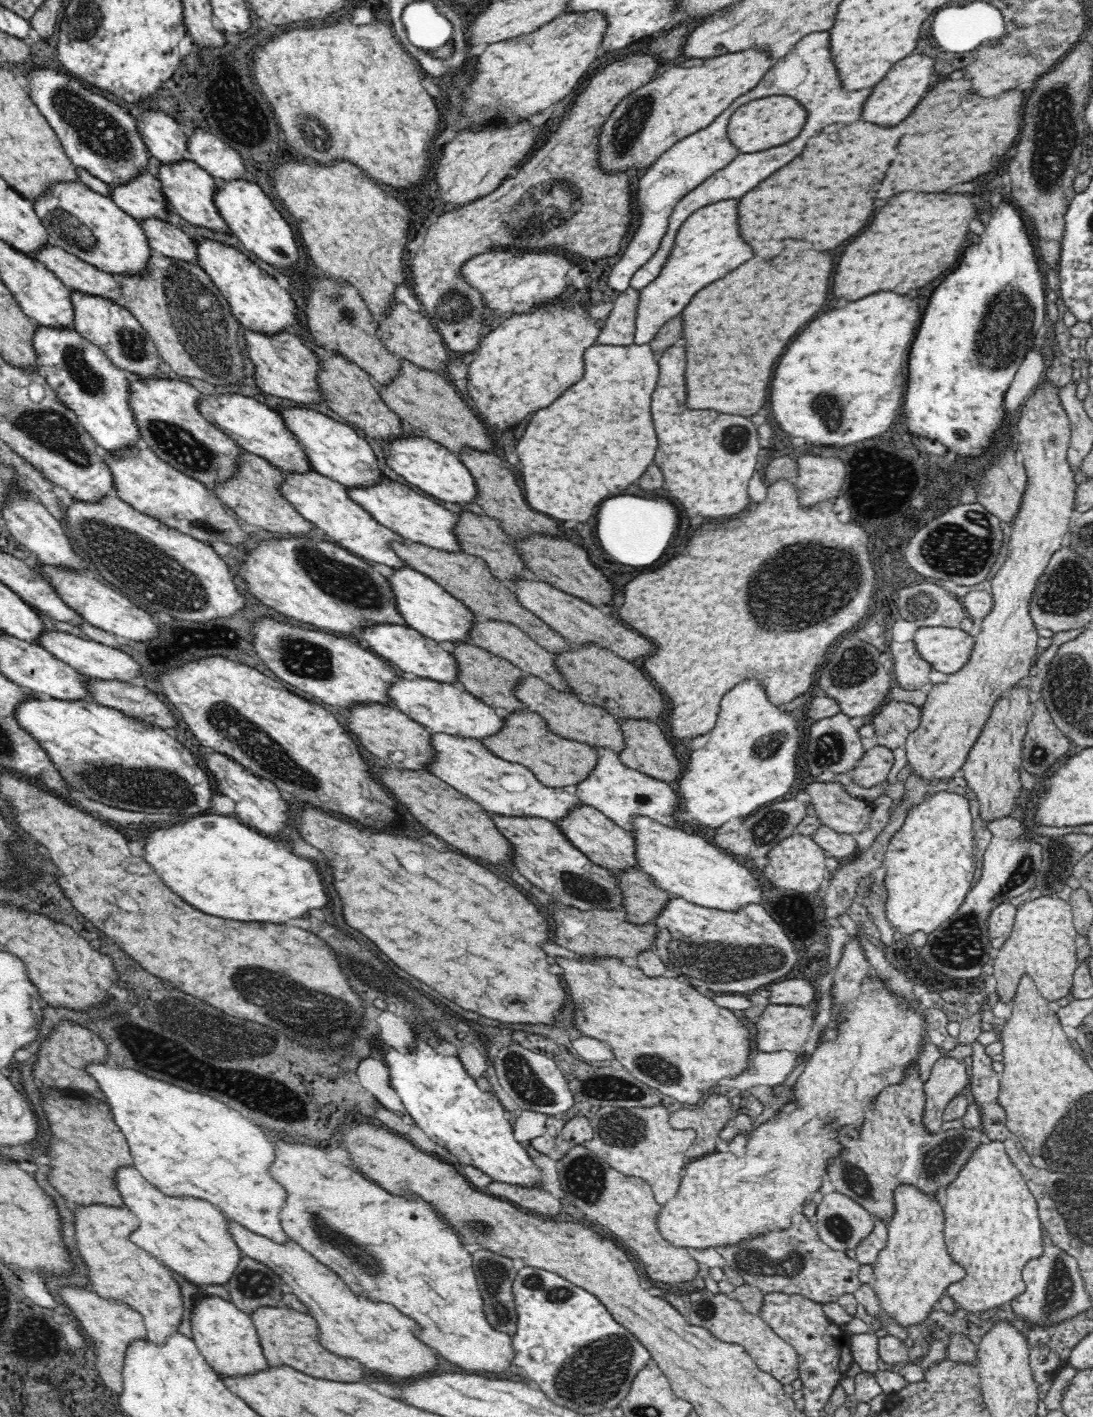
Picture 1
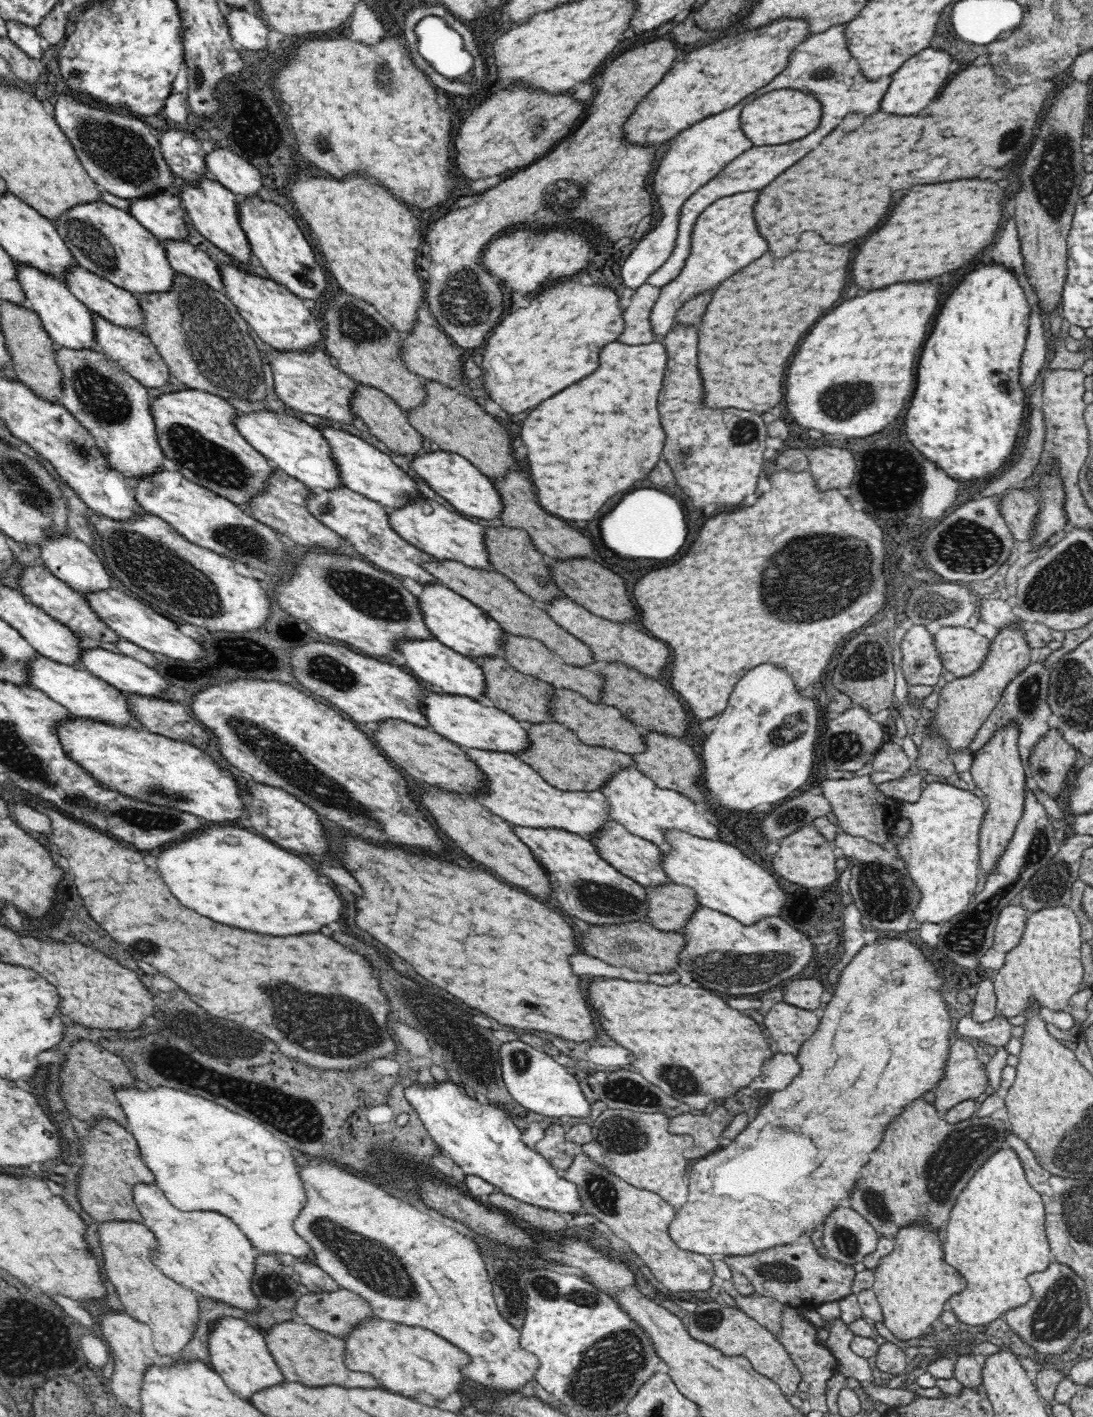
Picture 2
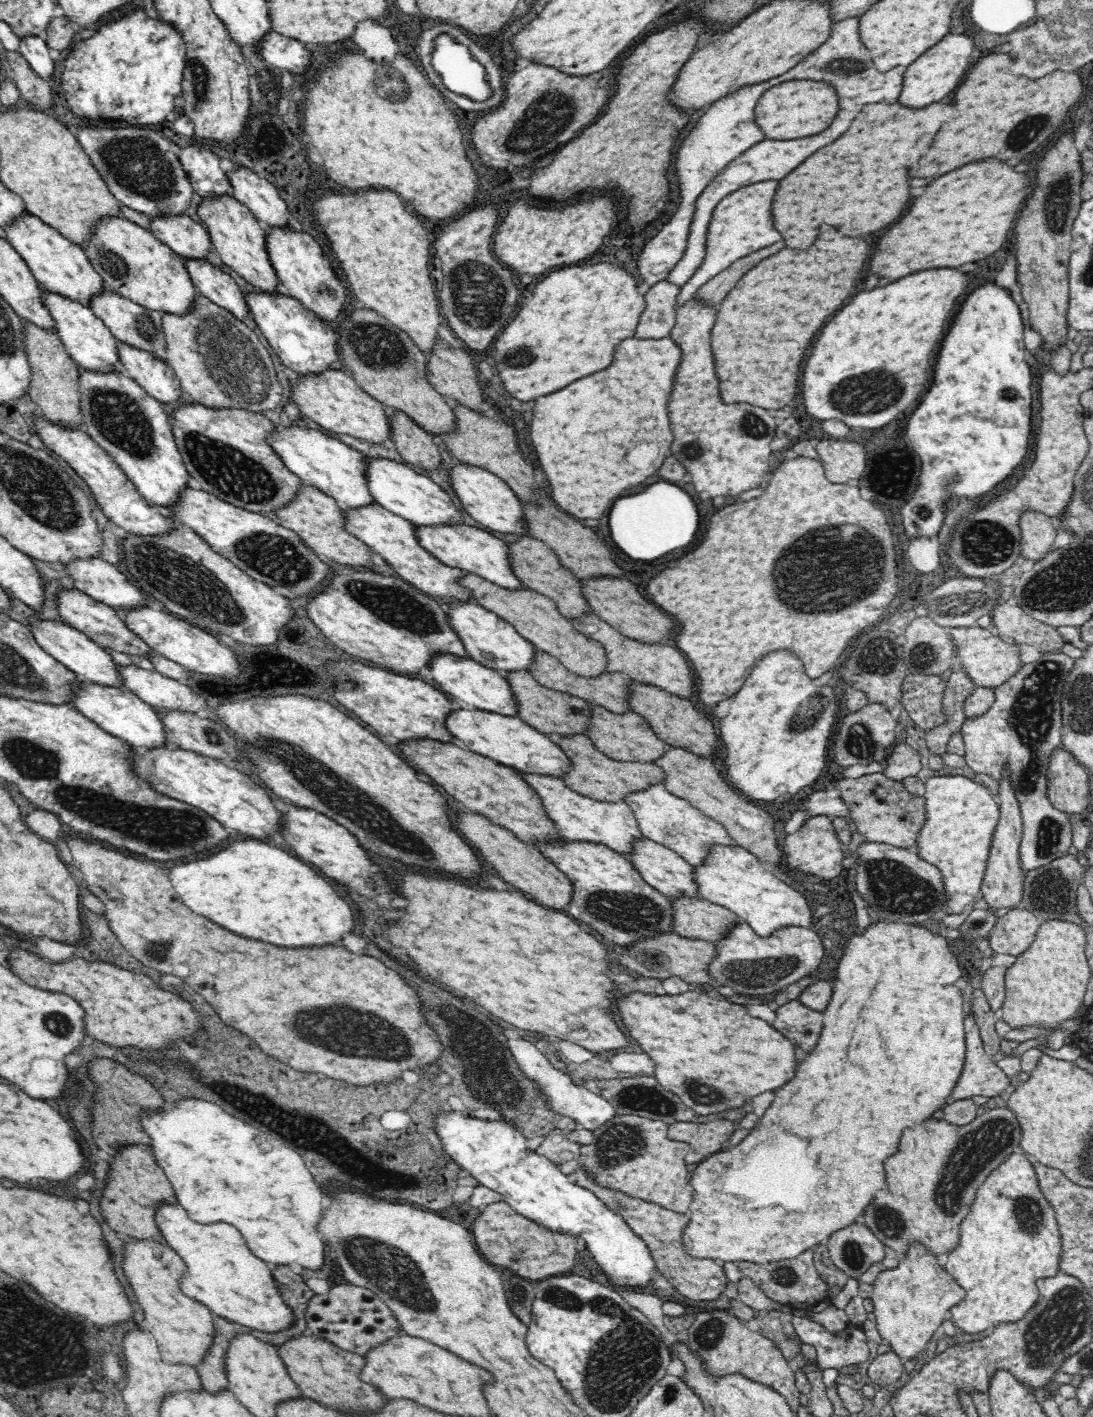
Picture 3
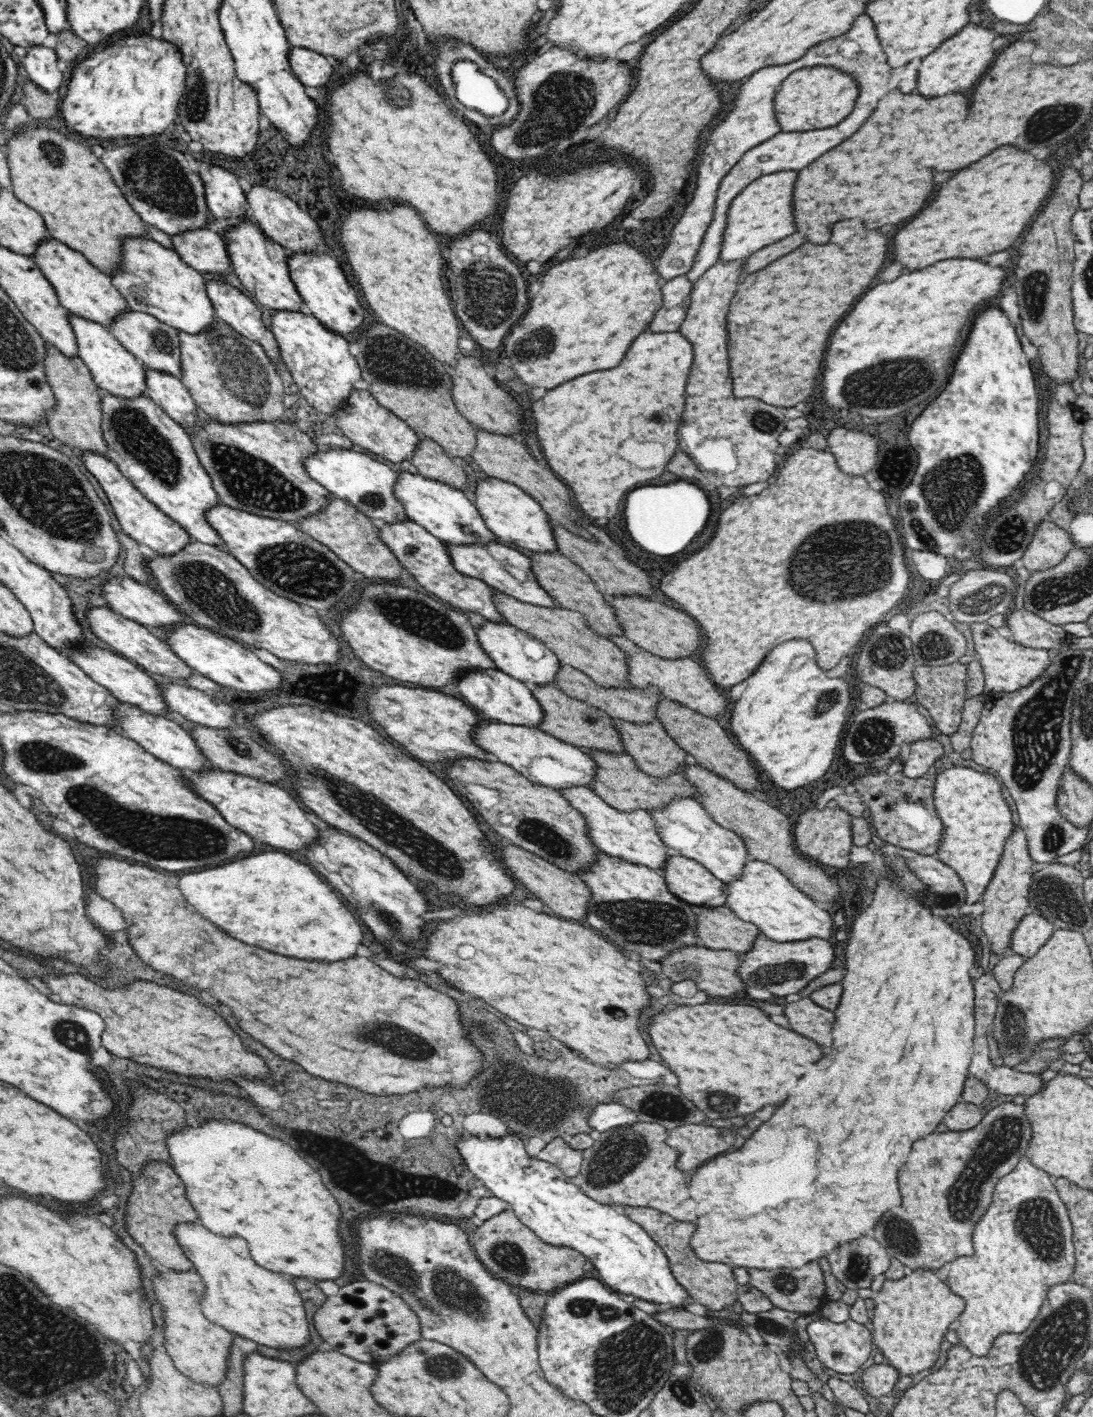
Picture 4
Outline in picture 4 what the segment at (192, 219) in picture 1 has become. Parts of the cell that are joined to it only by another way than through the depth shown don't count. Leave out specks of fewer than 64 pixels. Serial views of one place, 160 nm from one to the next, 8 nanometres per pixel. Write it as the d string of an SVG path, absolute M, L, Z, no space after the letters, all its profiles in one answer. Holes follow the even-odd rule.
M248 215L238 224L230 226L222 236L234 273L242 282L242 286L252 292L252 296L262 304L265 310L302 312L302 298L290 280L287 266L288 251L274 243Z

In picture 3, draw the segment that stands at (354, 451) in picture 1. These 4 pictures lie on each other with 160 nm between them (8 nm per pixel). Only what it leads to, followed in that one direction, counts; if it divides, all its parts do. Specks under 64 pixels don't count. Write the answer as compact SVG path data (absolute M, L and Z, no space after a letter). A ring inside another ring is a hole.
M365 456L366 461L366 485L374 498L374 502L382 506L386 511L396 516L409 520L416 524L455 524L464 522L462 512L452 505L450 496L436 485L430 478L416 473L405 463L399 463L388 458L374 458Z

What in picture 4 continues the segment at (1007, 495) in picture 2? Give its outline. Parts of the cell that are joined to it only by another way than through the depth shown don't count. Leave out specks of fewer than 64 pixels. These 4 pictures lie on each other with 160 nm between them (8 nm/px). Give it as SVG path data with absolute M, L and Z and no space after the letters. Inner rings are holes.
M1048 520L1038 522L1034 536L1027 545L1020 564L1029 571L1052 568L1072 550L1074 544L1070 533Z

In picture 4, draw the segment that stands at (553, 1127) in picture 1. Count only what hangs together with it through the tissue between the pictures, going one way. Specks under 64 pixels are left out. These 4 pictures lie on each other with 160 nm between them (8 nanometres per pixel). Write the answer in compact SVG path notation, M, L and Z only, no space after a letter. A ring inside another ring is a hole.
M555 1134L542 1149L538 1159L558 1165L567 1178L576 1176L583 1162L583 1151L572 1148L562 1134Z

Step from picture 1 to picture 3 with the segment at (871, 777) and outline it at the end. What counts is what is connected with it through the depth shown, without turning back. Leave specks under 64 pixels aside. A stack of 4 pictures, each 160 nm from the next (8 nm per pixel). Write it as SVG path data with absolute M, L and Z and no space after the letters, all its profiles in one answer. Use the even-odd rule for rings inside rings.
M903 740L897 741L883 765L882 774L894 781L902 781L904 778L915 776L922 768L919 752Z

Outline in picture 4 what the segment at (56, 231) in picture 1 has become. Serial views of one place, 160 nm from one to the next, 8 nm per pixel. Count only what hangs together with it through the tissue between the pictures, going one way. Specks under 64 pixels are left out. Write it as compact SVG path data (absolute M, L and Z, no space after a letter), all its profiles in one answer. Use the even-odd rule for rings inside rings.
M150 237L123 239L121 248L122 263L110 278L131 310L155 316L170 327L190 334L208 328L215 311L202 273L182 261L174 250L164 248Z

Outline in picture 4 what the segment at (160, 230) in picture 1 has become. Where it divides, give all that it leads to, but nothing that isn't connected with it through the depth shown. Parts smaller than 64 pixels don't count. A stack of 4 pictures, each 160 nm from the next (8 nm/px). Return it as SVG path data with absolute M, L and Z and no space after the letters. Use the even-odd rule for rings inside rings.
M223 279L204 280L204 284L215 316L232 326L236 332L241 332L242 336L261 344L267 355L274 362L278 362L280 358L278 343L274 339L274 333L266 328L262 312L258 310L256 304L248 296L244 296L240 289Z

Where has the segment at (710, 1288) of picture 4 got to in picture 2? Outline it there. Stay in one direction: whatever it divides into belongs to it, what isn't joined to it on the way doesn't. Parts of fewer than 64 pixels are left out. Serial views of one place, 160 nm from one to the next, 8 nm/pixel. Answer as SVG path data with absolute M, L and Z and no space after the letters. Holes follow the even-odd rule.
M584 1152L572 1158L572 1164L564 1170L563 1177L576 1185L582 1208L596 1216L616 1237L624 1240L631 1250L646 1262L646 1267L667 1290L698 1292L712 1286L715 1279L713 1259L705 1255L696 1257L694 1252L682 1250L676 1245L668 1233L676 1210L657 1193L628 1184L601 1164L594 1162Z

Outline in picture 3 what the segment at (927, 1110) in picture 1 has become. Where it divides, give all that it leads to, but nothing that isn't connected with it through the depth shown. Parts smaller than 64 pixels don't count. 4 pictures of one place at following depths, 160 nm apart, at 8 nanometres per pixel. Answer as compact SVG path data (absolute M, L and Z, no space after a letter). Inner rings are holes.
M968 1013L964 1021L964 1064L958 1082L947 1097L949 1102L973 1096L992 1097L1014 1086L1013 1080L1010 1081L1008 1075L984 1051L978 1030L972 1015Z

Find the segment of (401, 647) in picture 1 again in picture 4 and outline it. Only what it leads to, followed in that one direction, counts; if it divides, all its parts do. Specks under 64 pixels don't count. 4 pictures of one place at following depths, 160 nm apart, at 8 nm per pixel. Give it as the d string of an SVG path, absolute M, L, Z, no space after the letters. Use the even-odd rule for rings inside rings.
M496 668L466 670L456 676L454 684L457 686L460 696L474 708L480 708L478 712L482 712L488 718L494 718L503 724L528 727L538 727L543 720L542 707L530 693L530 689L522 681Z

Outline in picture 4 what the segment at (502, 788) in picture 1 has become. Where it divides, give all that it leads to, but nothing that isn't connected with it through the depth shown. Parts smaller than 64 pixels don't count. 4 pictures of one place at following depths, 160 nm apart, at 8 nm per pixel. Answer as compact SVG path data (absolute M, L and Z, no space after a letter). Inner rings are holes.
M570 786L570 788L558 788L556 791L570 803L570 806L578 810L578 814L582 815L582 819L586 821L586 835L592 839L592 845L600 852L634 864L642 864L655 871L664 866L664 862L671 855L676 855L676 852L666 847L658 837L654 821L648 811L640 808L632 812L619 811L606 804L588 786Z

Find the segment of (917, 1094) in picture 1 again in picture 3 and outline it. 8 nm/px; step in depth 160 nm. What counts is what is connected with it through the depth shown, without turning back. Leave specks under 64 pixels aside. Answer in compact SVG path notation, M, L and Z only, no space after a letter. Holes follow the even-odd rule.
M1007 1107L980 1111L975 1119L964 1125L953 1125L943 1118L928 1118L912 1126L912 1130L904 1130L900 1144L900 1152L904 1156L892 1156L884 1162L888 1186L876 1194L876 1200L872 1200L870 1206L866 1206L866 1226L885 1246L898 1253L905 1254L908 1244L914 1240L927 1246L936 1256L950 1253L958 1244L959 1227L974 1203L976 1188L981 1186L982 1180L986 1180L994 1168L998 1168L998 1164L1002 1164L1002 1160L1006 1160L1006 1156L1014 1152L1014 1148L1020 1146L1021 1138L1022 1131L1014 1112Z

